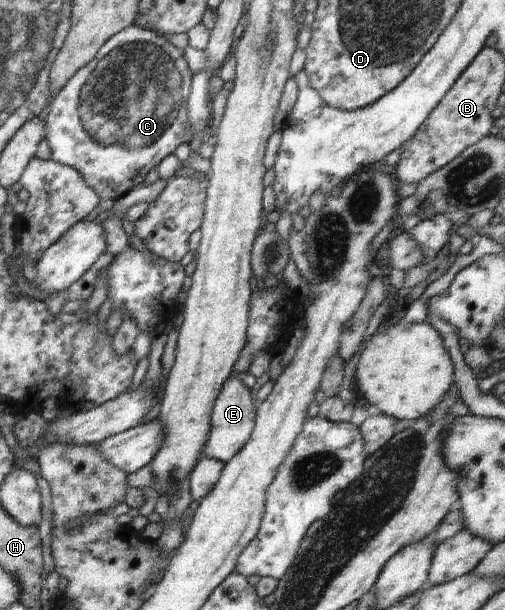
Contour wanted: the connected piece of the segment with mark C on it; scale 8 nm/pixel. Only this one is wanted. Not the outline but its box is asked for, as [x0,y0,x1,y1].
[45,24,193,201]

